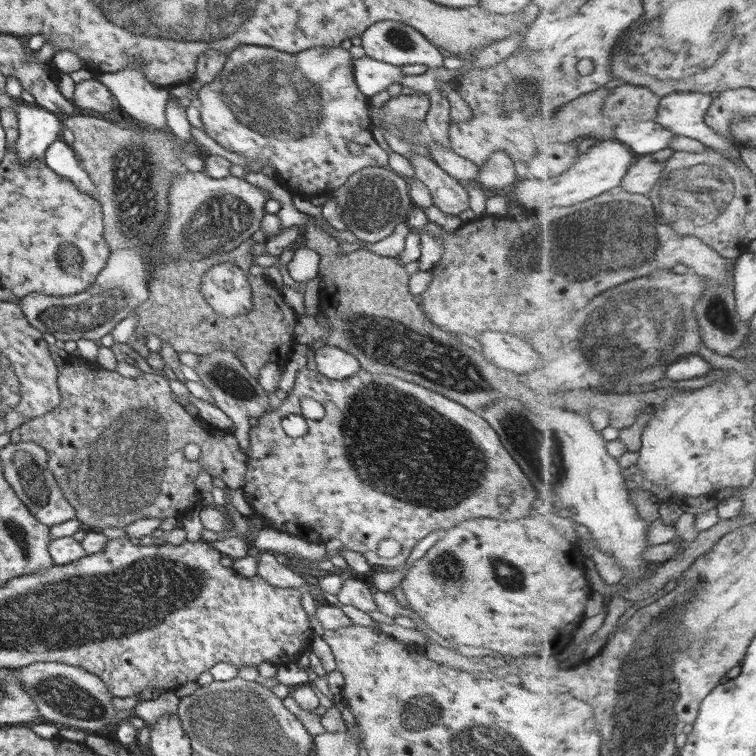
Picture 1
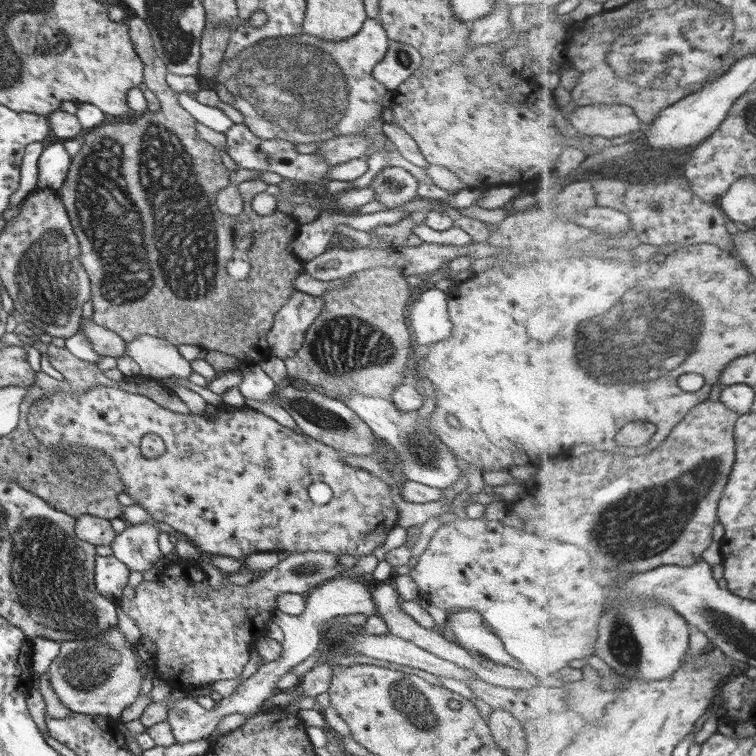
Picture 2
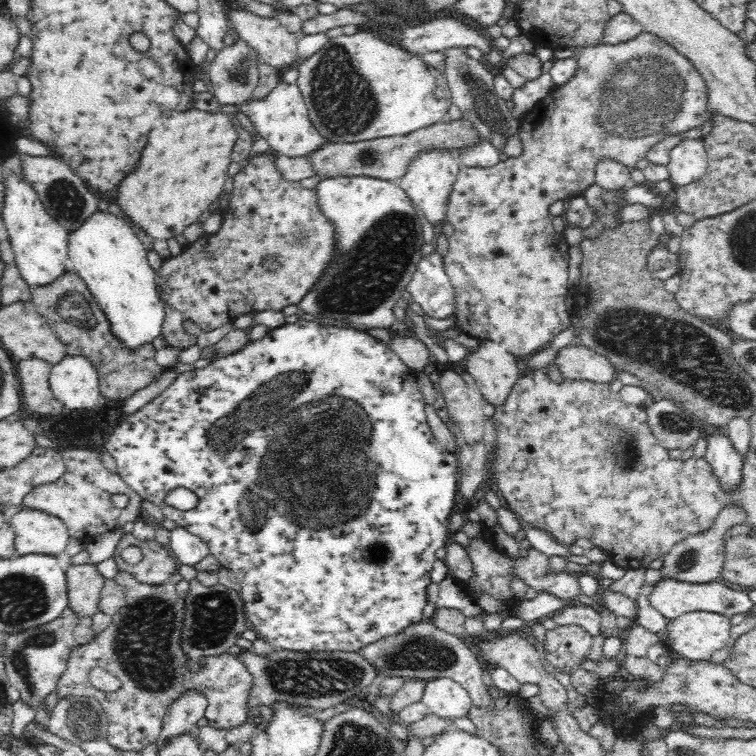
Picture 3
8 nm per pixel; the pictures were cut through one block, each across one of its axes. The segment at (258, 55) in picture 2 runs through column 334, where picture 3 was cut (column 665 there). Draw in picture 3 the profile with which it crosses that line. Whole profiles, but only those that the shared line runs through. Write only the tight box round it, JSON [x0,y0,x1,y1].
[443,31,708,360]

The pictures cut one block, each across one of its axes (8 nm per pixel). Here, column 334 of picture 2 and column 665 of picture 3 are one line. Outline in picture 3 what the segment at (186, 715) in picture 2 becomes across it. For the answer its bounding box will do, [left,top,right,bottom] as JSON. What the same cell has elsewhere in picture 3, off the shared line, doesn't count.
[649,578,755,621]

